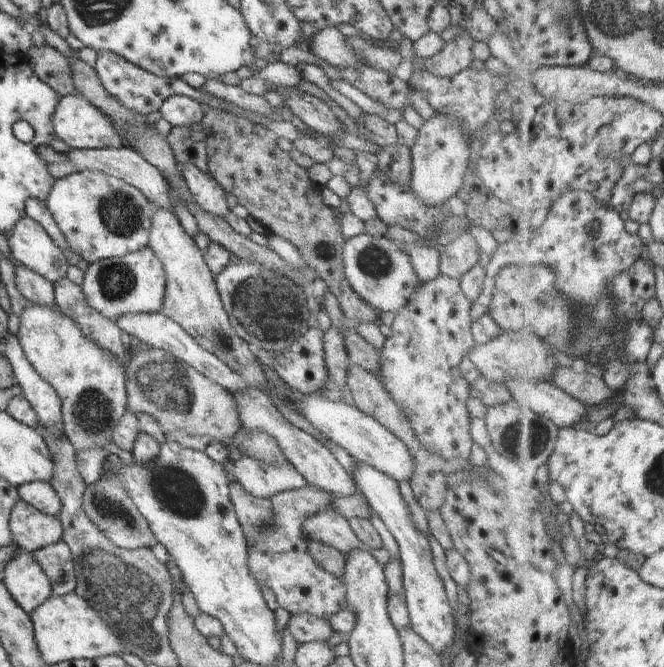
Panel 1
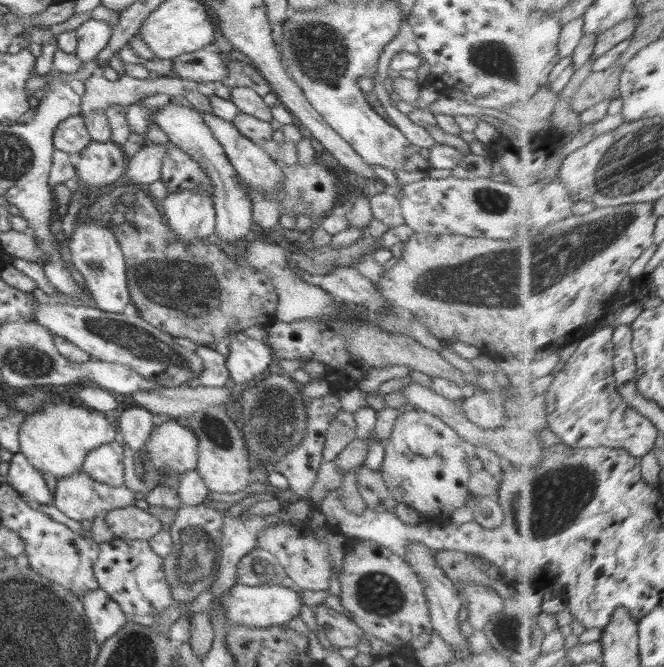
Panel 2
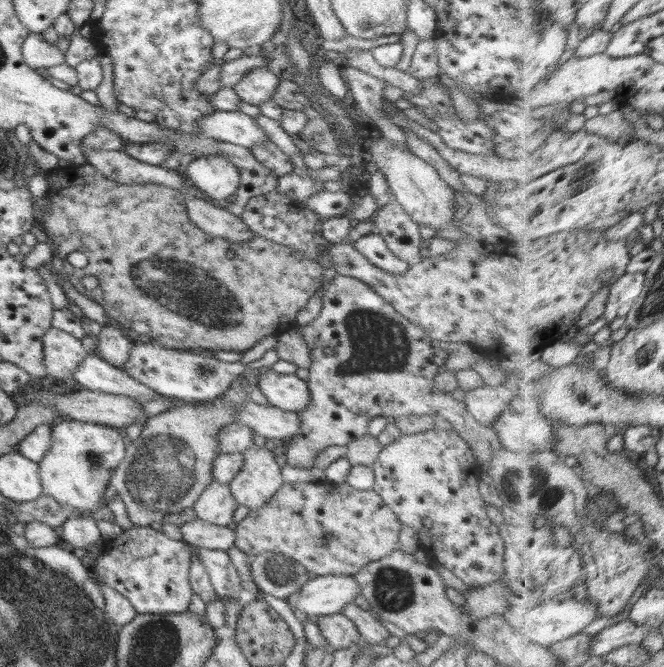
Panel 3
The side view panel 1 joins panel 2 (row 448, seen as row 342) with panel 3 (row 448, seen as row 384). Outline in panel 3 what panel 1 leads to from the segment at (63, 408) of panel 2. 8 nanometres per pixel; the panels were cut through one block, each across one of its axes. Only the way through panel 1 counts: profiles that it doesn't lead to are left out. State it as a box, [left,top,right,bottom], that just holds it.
[39,420,128,512]

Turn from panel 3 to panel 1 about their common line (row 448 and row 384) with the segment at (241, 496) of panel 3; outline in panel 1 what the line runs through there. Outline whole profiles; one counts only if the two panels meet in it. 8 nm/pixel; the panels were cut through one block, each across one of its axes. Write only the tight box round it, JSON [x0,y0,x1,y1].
[148,204,272,388]

